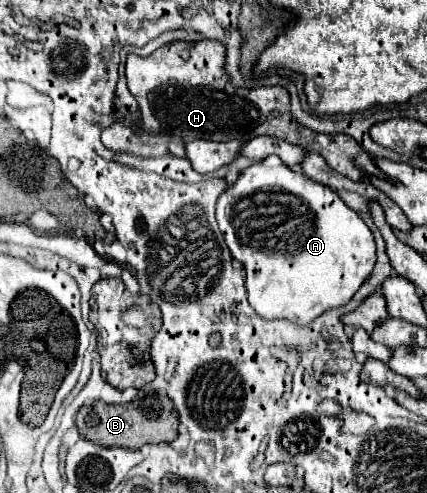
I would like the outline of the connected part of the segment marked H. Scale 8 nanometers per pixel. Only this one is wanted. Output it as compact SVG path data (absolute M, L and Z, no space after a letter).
M177 41L157 49L149 57L127 57L127 85L139 103L143 127L151 135L179 135L185 141L251 141L259 135L285 139L307 151L317 151L331 169L353 181L367 175L385 177L373 157L343 133L319 135L299 125L289 111L289 93L283 87L259 87L253 91L229 85L225 75L225 49L217 41Z

